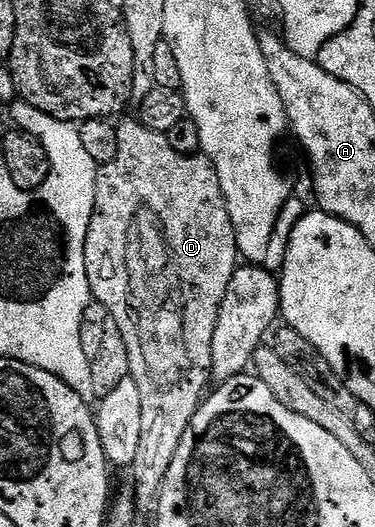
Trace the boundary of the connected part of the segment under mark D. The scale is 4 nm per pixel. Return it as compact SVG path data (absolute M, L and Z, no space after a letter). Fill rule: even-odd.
M141 119L117 121L119 145L116 158L112 162L101 165L97 169L93 186L96 192L96 206L92 226L88 230L86 239L86 269L88 270L88 282L90 283L91 297L97 303L108 306L112 318L120 326L120 335L124 338L124 346L128 346L128 362L130 363L129 379L140 386L140 447L136 454L136 462L132 462L128 469L129 475L134 475L132 487L137 500L137 507L153 509L158 503L158 495L162 492L162 483L166 480L168 470L172 466L172 458L176 458L176 450L180 450L180 438L188 430L196 410L202 405L207 395L206 383L211 383L212 377L212 336L216 331L217 319L220 318L221 303L224 302L224 294L227 293L228 284L240 265L238 247L236 246L236 230L232 226L232 218L228 214L228 202L224 198L224 190L220 188L220 178L216 174L216 166L204 155L180 154L168 142L166 133L157 132L146 127Z

